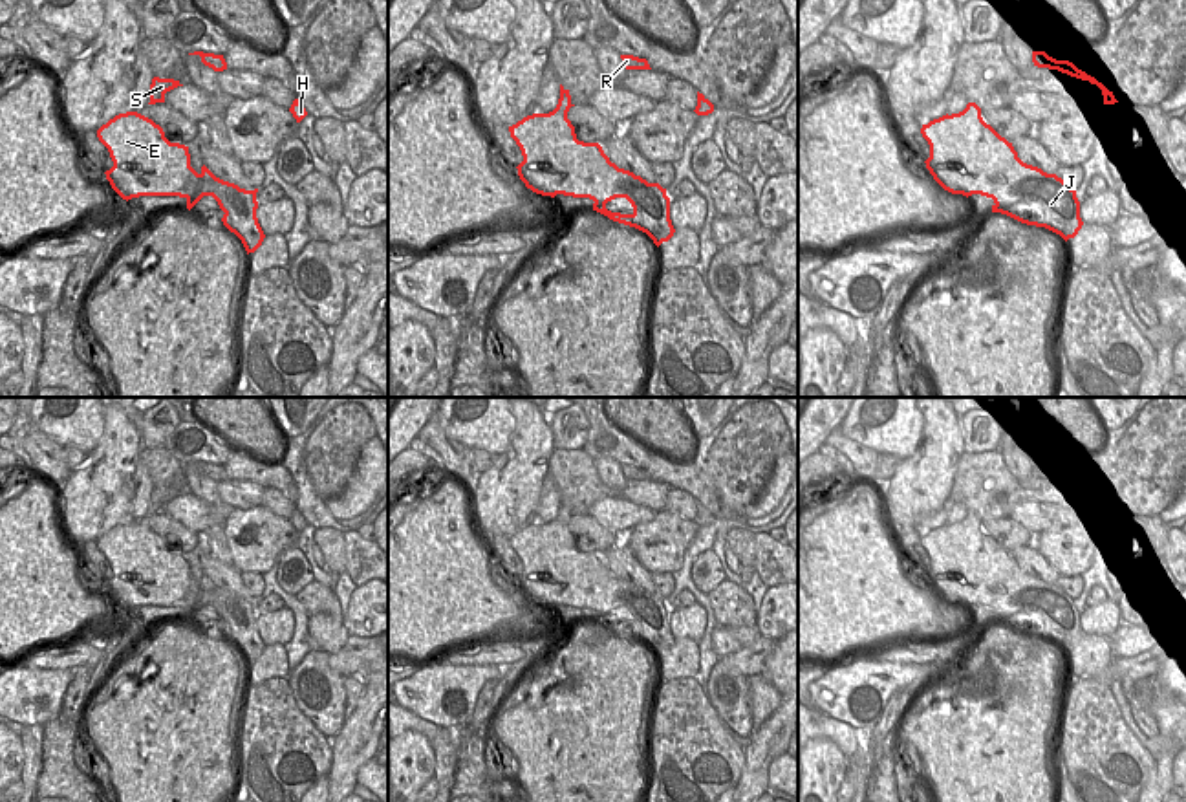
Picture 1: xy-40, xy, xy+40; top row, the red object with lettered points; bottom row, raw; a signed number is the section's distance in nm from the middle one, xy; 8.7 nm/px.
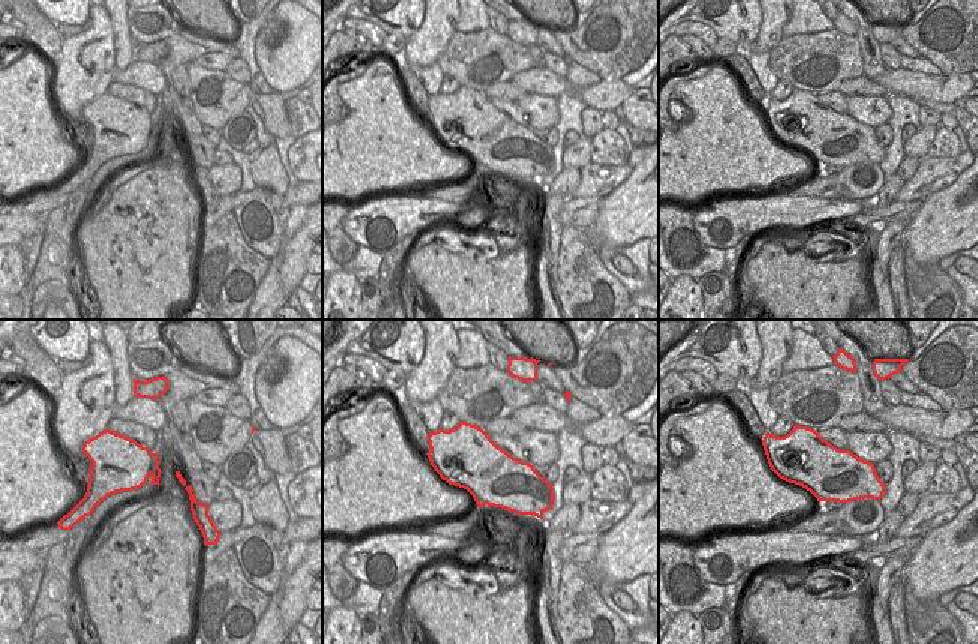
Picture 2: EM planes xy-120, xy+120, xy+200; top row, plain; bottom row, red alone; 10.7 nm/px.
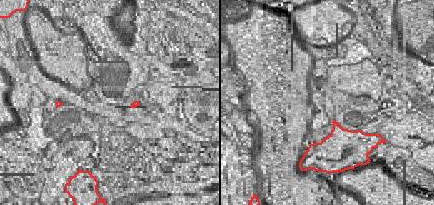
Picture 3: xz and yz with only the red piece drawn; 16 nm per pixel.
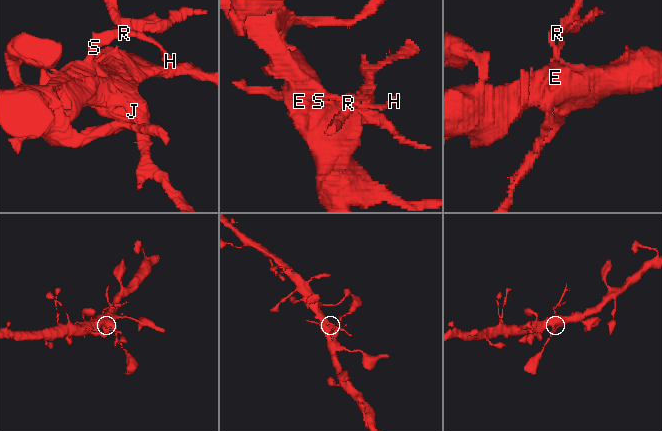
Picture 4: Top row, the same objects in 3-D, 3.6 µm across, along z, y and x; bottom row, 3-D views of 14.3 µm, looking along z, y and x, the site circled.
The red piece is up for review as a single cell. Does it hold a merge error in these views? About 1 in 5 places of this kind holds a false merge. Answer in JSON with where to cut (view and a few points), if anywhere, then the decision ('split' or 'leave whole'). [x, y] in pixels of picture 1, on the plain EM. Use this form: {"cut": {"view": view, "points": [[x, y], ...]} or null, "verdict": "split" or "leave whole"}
{"cut": {"view": "xy", "points": [[557, 517], [566, 522]]}, "verdict": "split"}

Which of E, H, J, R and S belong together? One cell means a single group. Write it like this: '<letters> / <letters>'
E J / H R S

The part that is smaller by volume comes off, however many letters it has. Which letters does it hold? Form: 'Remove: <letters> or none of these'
Remove: H, R, S.

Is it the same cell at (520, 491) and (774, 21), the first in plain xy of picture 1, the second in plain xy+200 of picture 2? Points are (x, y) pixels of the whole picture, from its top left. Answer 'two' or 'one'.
one

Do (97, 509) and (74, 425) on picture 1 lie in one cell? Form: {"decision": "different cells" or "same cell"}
{"decision": "different cells"}

